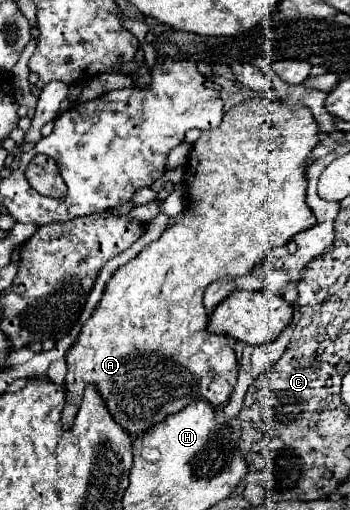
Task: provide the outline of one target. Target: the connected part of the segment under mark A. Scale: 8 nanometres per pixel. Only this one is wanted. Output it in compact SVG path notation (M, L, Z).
M259 96L231 108L219 128L201 134L187 162L185 184L189 204L183 220L173 222L157 242L149 244L135 260L115 272L99 306L87 320L75 346L67 352L63 430L69 430L73 424L87 384L97 388L109 414L131 440L197 400L207 400L213 408L229 402L237 382L237 358L235 350L227 344L227 336L207 332L209 314L203 308L203 292L219 278L249 274L273 248L285 246L295 234L315 224L315 216L305 204L307 178L303 164L319 144L317 134L319 126L311 110L287 102L259 100Z

